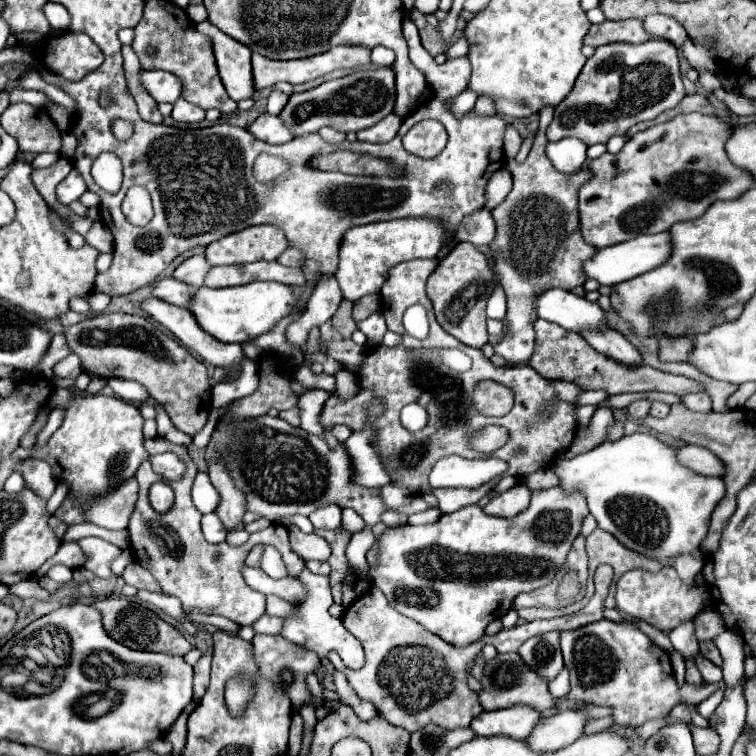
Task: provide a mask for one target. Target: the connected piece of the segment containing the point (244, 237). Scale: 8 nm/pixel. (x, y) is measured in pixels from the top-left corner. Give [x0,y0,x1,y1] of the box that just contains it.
[205,226,287,266]

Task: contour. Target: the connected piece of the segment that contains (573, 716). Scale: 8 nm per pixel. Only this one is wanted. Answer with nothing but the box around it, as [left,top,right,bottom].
[525,710,587,752]

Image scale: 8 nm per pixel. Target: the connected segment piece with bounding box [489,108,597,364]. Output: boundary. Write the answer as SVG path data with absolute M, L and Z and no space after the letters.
M543 108L539 116L539 132L527 160L507 160L505 168L513 176L513 190L491 210L497 224L497 234L489 244L493 252L493 272L507 294L507 318L511 322L507 336L495 346L495 352L513 364L527 364L535 350L533 324L537 316L531 308L531 300L539 296L539 292L547 292L551 288L573 290L581 286L585 282L581 272L583 260L589 260L593 252L597 252L583 242L577 222L577 190L591 178L591 172L581 168L579 172L565 174L553 168L545 156L545 128L553 118L553 108Z

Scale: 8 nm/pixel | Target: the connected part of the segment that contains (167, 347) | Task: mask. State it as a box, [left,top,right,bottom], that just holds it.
[65,314,211,436]

